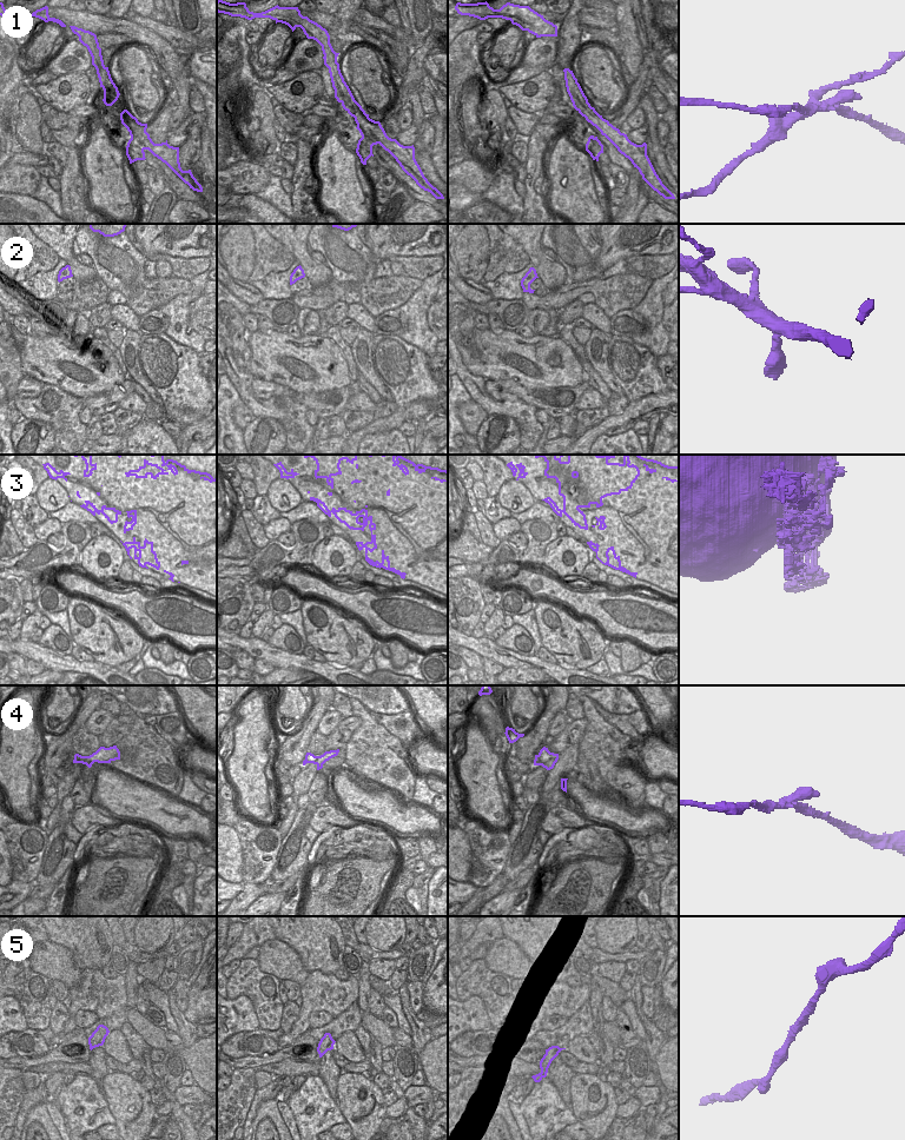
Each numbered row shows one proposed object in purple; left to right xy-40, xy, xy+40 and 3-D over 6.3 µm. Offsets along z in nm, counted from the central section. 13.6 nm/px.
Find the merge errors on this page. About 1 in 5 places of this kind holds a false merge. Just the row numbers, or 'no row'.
1

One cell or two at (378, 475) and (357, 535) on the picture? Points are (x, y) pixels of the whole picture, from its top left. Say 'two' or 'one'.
one

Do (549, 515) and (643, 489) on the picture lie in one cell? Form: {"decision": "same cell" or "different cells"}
{"decision": "different cells"}

